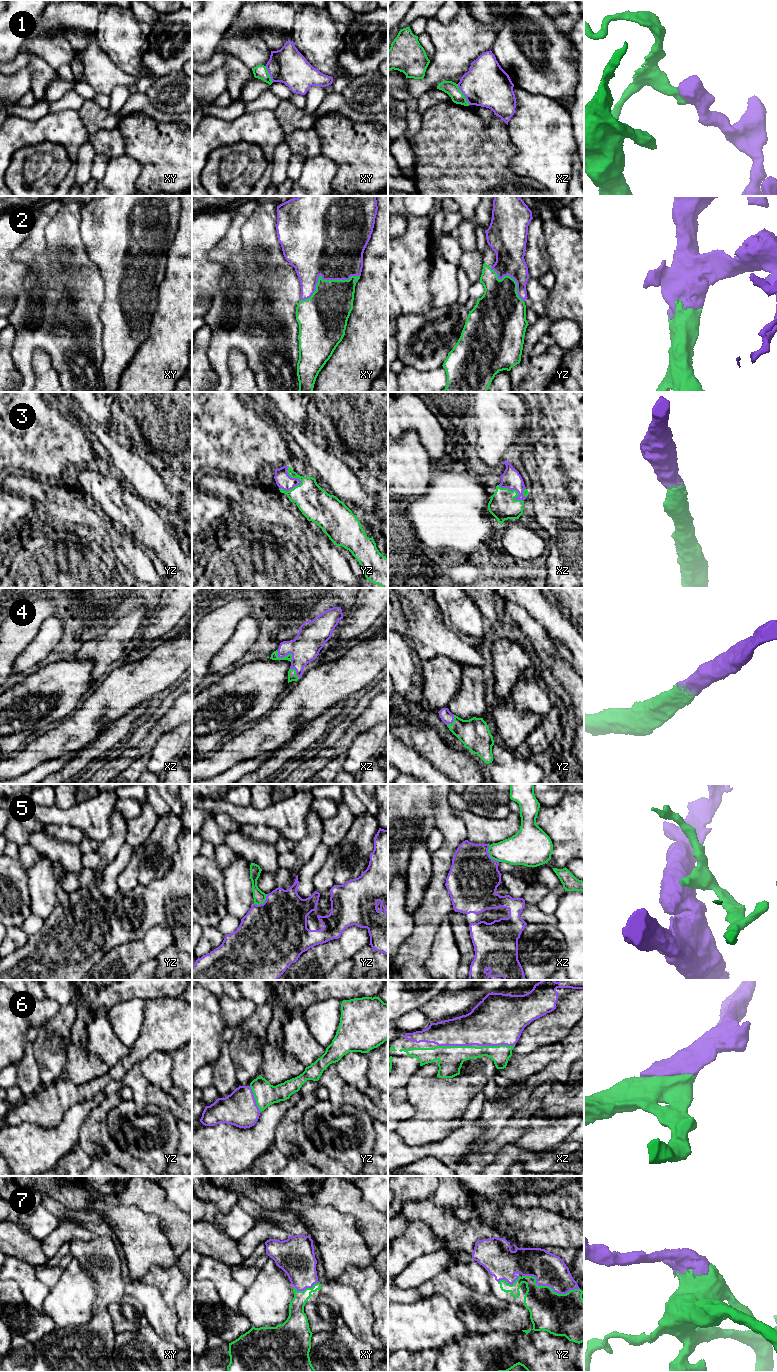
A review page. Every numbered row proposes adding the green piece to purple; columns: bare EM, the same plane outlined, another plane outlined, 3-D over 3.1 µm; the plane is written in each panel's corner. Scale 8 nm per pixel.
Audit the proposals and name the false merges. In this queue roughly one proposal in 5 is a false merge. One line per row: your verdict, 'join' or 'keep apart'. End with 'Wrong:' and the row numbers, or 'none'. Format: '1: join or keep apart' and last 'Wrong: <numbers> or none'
1: keep apart
2: join
3: join
4: join
5: keep apart
6: join
7: join
Wrong: 1, 5

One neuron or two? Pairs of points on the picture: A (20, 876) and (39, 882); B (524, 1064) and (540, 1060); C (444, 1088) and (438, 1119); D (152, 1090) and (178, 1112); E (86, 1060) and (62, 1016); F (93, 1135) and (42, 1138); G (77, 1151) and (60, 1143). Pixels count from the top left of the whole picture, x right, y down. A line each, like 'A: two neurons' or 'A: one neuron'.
A: two neurons
B: one neuron
C: one neuron
D: one neuron
E: two neurons
F: two neurons
G: two neurons

